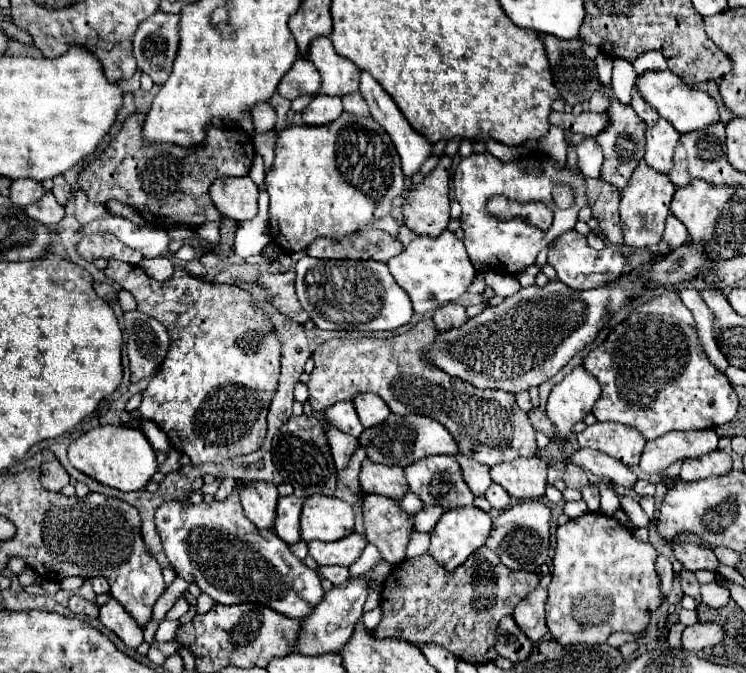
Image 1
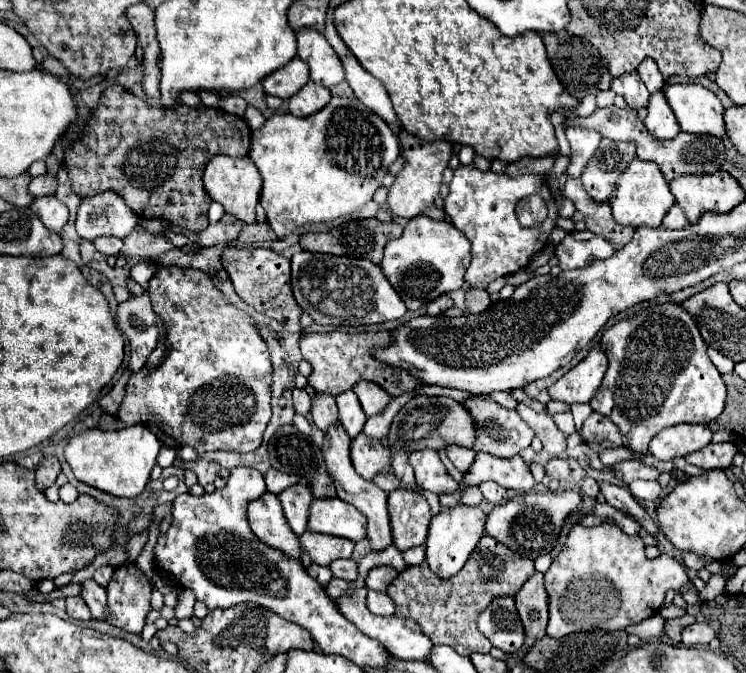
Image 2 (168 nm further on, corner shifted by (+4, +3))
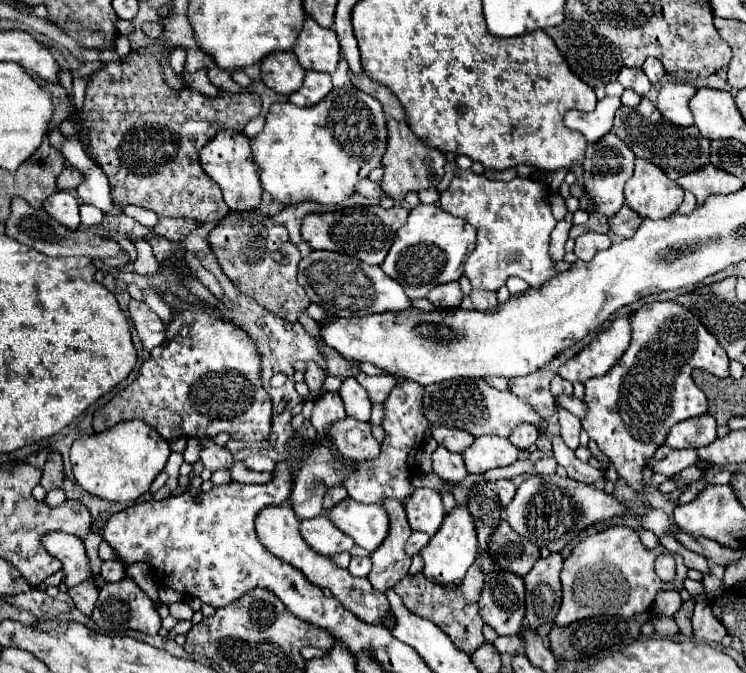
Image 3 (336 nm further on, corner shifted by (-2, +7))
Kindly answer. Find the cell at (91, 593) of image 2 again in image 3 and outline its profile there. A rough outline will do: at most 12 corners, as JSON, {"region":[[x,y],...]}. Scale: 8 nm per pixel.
{"region":[[62,531],[42,535],[42,547],[62,561],[68,587],[92,577],[84,545]]}

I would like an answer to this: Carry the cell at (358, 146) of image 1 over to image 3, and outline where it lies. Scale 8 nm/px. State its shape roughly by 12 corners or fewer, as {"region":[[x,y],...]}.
{"region":[[334,87],[250,139],[284,205],[334,205],[380,167],[382,105]]}

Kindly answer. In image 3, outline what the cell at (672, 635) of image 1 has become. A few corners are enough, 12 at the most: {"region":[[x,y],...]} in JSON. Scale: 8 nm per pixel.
{"region":[[694,599],[682,603],[674,621],[680,633],[692,635]]}

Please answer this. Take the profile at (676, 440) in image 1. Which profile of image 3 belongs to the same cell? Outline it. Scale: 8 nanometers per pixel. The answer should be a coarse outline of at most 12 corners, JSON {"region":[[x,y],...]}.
{"region":[[712,415],[686,419],[666,437],[672,449],[698,449],[716,439]]}

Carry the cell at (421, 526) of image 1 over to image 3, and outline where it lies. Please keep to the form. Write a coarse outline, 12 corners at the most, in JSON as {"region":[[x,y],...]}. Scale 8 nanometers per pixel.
{"region":[[482,435],[462,453],[470,473],[518,459],[504,437]]}

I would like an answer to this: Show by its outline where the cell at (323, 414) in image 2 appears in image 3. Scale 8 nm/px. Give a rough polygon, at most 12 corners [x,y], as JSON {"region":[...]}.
{"region":[[306,363],[304,379],[310,391],[320,391],[326,373],[314,363]]}

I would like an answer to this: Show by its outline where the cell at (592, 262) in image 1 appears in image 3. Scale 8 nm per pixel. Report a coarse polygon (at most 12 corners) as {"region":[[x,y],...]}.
{"region":[[582,233],[574,253],[590,261],[598,251],[612,245],[608,235]]}

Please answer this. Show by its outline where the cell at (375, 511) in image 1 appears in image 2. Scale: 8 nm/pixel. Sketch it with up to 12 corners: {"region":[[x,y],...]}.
{"region":[[406,489],[388,495],[392,545],[424,545],[430,505]]}

